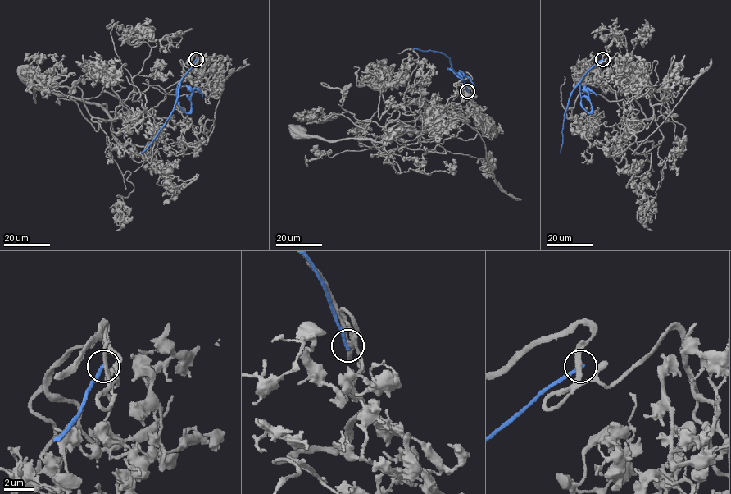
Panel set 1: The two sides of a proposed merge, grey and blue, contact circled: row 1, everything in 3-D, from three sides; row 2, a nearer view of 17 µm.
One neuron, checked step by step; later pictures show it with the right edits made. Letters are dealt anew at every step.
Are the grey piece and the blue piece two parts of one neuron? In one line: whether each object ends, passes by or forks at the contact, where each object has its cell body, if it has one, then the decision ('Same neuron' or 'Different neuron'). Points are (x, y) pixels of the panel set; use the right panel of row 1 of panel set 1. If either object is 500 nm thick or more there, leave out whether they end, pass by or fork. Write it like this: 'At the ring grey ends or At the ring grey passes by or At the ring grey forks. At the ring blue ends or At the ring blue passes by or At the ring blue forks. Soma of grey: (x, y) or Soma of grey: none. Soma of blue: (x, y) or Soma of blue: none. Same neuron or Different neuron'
At the ring grey passes by. At the ring blue ends. Soma of grey: (643, 75). Soma of blue: none. Different neuron

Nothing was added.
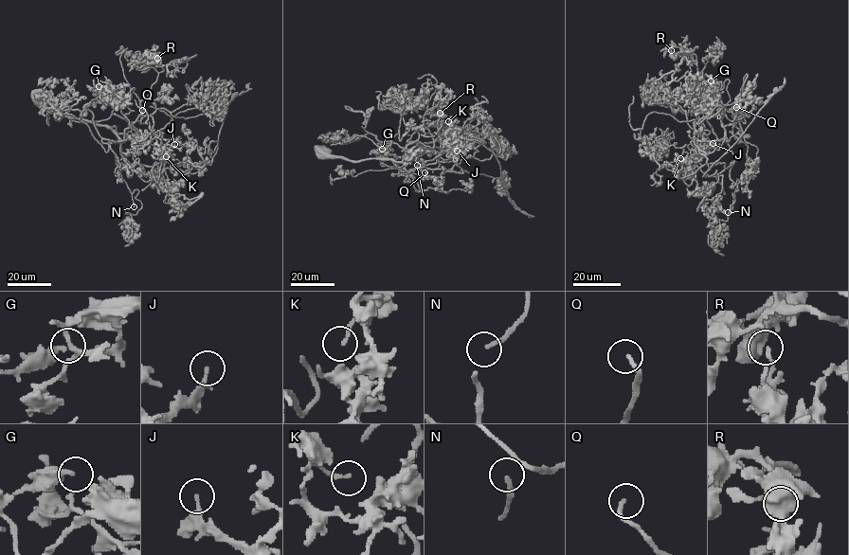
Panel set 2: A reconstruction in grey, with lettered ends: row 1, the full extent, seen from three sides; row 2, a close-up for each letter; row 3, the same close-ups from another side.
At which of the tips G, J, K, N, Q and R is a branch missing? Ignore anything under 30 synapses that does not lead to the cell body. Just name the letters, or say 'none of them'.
N, Q

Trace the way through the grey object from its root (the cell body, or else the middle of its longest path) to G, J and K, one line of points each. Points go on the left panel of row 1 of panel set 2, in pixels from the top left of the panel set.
G: (39, 98), (127, 138), (128, 122), (99, 84), (105, 94), (93, 94), (99, 86)
J: (39, 98), (57, 113), (115, 127), (117, 134), (179, 136), (174, 142), (200, 152), (174, 144)
K: (39, 98), (57, 113), (106, 125), (128, 161), (157, 173), (157, 167), (152, 170), (156, 182), (166, 156)

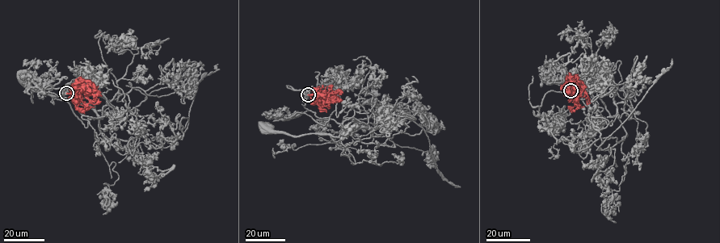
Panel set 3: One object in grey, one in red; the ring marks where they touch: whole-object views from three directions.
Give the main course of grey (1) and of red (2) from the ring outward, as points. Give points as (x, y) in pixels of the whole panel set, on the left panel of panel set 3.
1: (66, 93), (63, 90), (73, 91), (82, 114), (101, 117), (86, 104), (39, 93), (24, 77)
2: (66, 93), (73, 94), (76, 90), (79, 94), (86, 92), (87, 95), (92, 94), (97, 98)

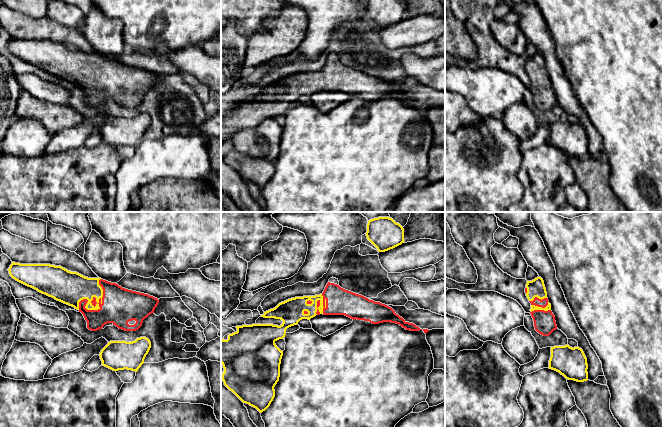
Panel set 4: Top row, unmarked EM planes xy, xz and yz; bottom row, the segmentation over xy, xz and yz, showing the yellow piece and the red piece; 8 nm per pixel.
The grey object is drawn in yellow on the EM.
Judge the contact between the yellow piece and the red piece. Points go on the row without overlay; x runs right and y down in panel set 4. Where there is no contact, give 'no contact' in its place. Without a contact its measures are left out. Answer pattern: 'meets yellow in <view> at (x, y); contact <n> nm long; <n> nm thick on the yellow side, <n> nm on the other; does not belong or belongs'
meets yellow in xy at (95, 85); contact 320 nm long; 240 nm thick on the yellow side, 280 nm on the other; belongs

